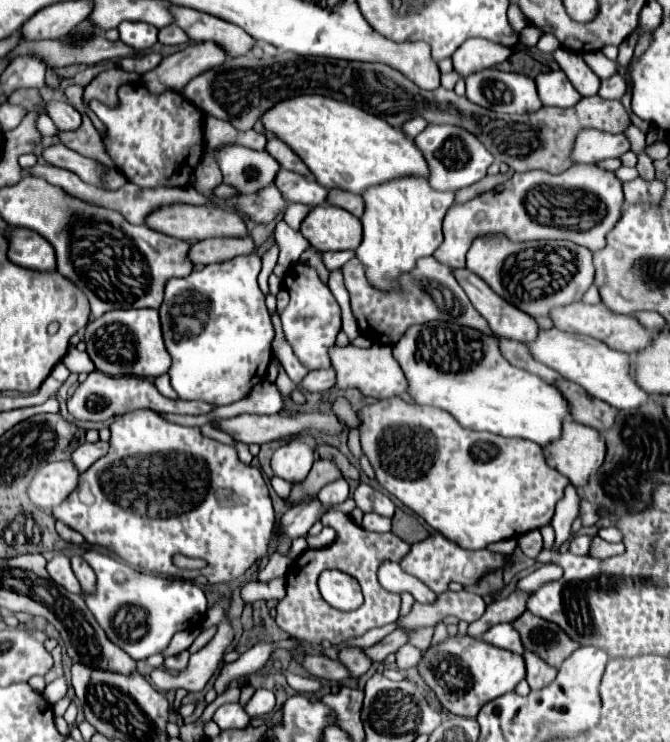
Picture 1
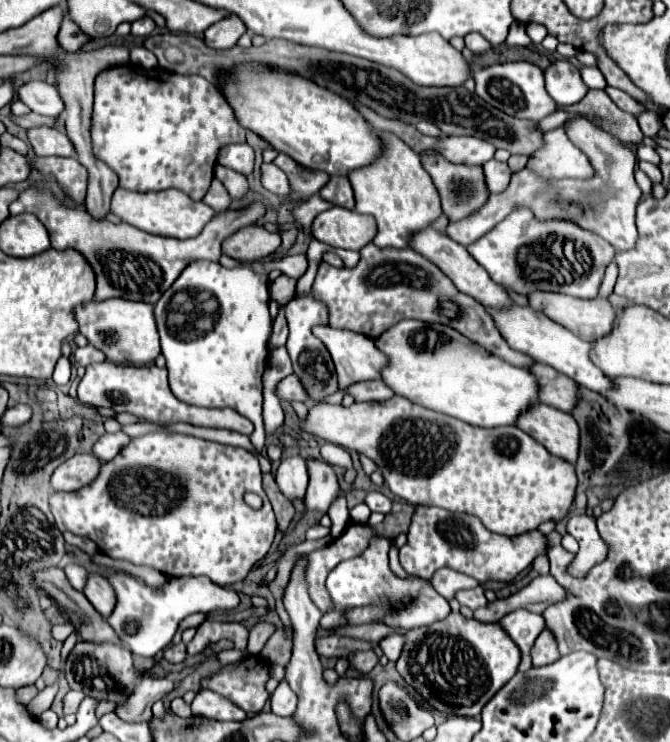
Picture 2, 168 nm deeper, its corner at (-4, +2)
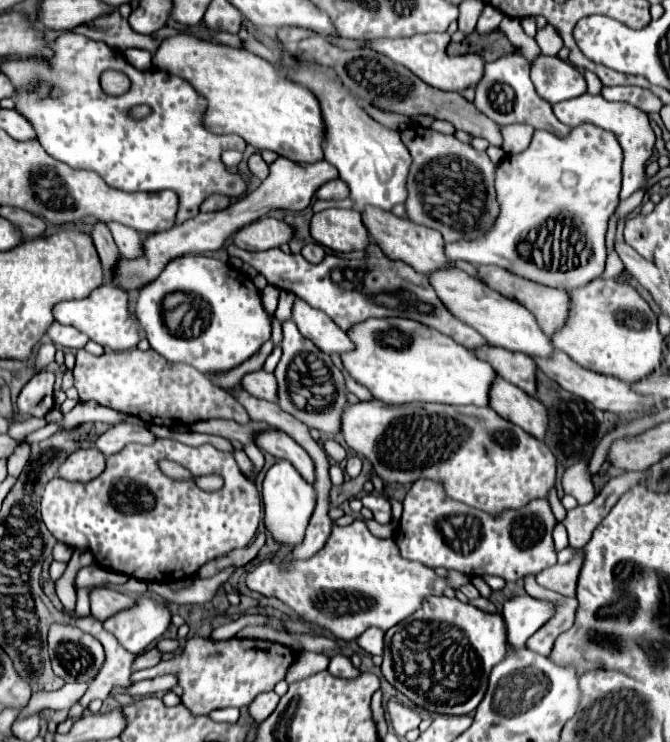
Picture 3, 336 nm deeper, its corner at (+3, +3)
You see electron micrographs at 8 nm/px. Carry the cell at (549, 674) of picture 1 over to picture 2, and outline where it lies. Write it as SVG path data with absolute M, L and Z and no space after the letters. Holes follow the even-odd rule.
M545 628L539 634L539 638L535 640L535 646L533 646L531 654L533 654L533 664L535 666L551 664L551 662L555 662L561 656L559 650L557 650L557 640L555 640L555 636L553 636L553 632L549 628Z

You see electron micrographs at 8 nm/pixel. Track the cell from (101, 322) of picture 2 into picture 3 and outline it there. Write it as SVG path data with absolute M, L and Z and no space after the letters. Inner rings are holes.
M102 283L84 299L78 299L78 301L72 299L72 301L58 303L52 309L52 313L58 323L76 327L80 333L86 333L92 341L100 343L104 349L128 351L140 343L140 331L138 331L138 325L130 309L130 295L124 289L118 289L110 283Z

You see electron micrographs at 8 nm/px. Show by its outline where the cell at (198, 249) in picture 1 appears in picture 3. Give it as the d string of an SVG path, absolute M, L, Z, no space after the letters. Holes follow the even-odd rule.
M262 217L236 231L232 243L246 251L264 251L264 249L280 247L290 239L292 239L292 229L286 223L276 221L272 217Z

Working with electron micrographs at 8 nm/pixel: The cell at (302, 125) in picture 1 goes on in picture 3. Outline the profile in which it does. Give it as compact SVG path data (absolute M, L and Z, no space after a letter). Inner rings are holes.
M174 35L164 39L152 63L156 69L184 77L206 97L208 111L204 125L208 131L236 133L258 151L270 149L296 163L316 163L324 159L322 143L326 139L326 125L316 95L288 79L266 59L246 49L232 49L190 35Z

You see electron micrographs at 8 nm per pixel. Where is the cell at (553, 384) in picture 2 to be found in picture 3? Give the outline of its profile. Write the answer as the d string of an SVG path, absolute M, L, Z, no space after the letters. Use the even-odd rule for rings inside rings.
M480 347L474 351L480 359L488 361L502 379L520 387L528 395L536 395L536 363L532 357L512 353L500 347Z

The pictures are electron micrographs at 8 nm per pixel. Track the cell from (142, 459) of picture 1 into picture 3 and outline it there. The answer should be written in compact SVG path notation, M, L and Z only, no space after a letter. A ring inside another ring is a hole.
M156 439L152 445L130 443L120 453L108 457L106 469L100 477L88 483L70 483L60 477L52 479L42 495L42 521L48 531L68 547L88 549L96 563L126 573L130 577L172 585L186 577L194 577L202 565L234 549L248 547L254 539L262 519L262 499L256 485L244 477L232 453L220 451L214 445L190 447L172 439ZM162 459L170 459L186 467L192 477L178 481L164 475L158 467ZM202 475L220 475L224 479L224 489L216 493L206 493L196 487L194 479Z

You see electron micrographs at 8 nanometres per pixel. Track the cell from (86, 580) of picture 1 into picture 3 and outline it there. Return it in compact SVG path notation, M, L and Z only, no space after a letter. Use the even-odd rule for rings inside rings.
M96 587L90 591L90 607L92 607L92 615L98 621L104 621L108 617L112 617L114 613L122 611L122 607L132 607L134 599L126 593L118 593L114 589L104 589L104 587Z

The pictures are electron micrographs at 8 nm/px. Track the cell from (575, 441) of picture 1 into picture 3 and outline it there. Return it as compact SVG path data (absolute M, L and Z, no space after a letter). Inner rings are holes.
M498 377L490 391L490 407L502 419L510 419L528 435L544 441L548 431L548 411L536 397L530 397L522 389Z

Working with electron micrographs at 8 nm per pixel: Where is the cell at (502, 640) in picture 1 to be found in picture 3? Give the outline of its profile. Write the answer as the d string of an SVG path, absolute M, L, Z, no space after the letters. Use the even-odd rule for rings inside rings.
M520 595L504 603L502 617L508 627L508 643L512 651L518 651L524 649L528 637L552 617L552 605L532 599L530 595Z

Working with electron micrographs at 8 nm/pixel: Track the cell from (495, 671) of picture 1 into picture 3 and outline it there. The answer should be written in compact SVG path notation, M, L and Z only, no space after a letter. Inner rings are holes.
M440 595L424 599L422 609L386 631L382 673L390 685L426 711L468 715L486 693L492 667L504 657L506 627L498 613L484 613L470 603Z

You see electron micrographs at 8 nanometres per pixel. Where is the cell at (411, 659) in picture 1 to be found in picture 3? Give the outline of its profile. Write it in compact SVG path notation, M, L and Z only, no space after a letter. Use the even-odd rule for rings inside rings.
M370 627L358 637L358 645L370 655L382 655L384 651L384 631Z

